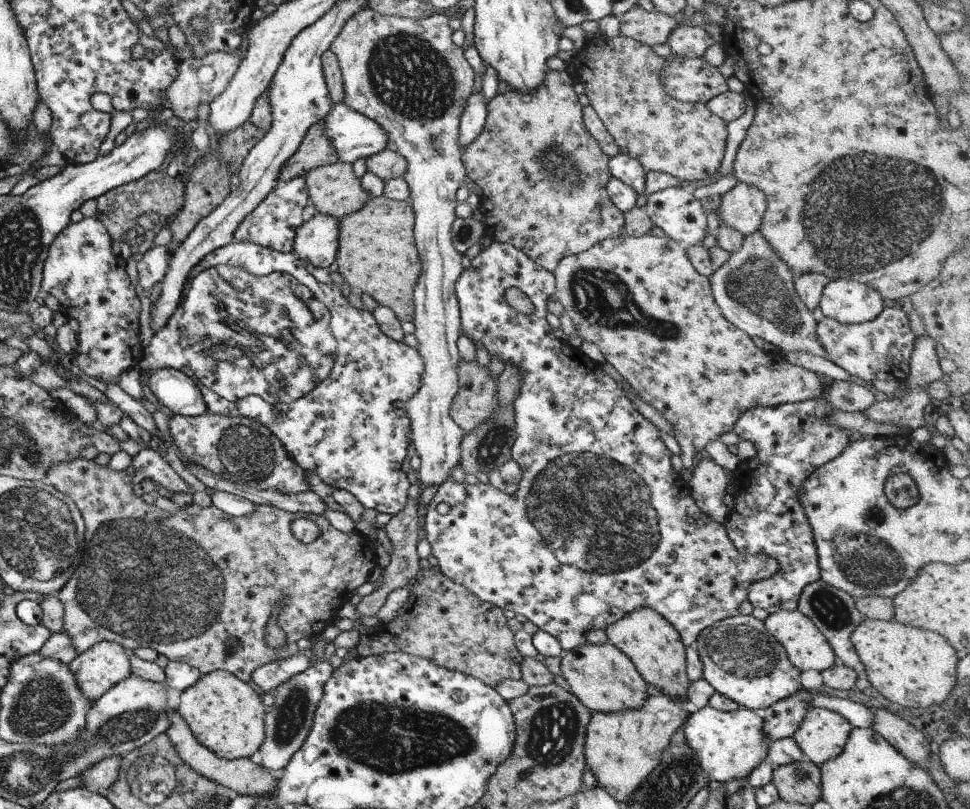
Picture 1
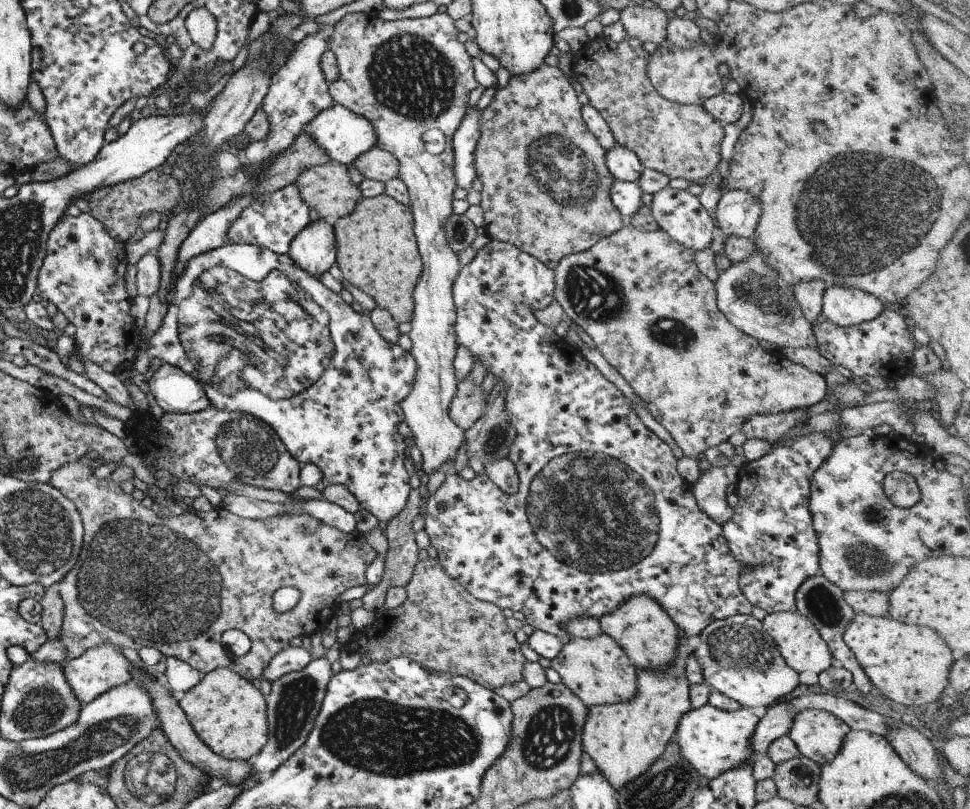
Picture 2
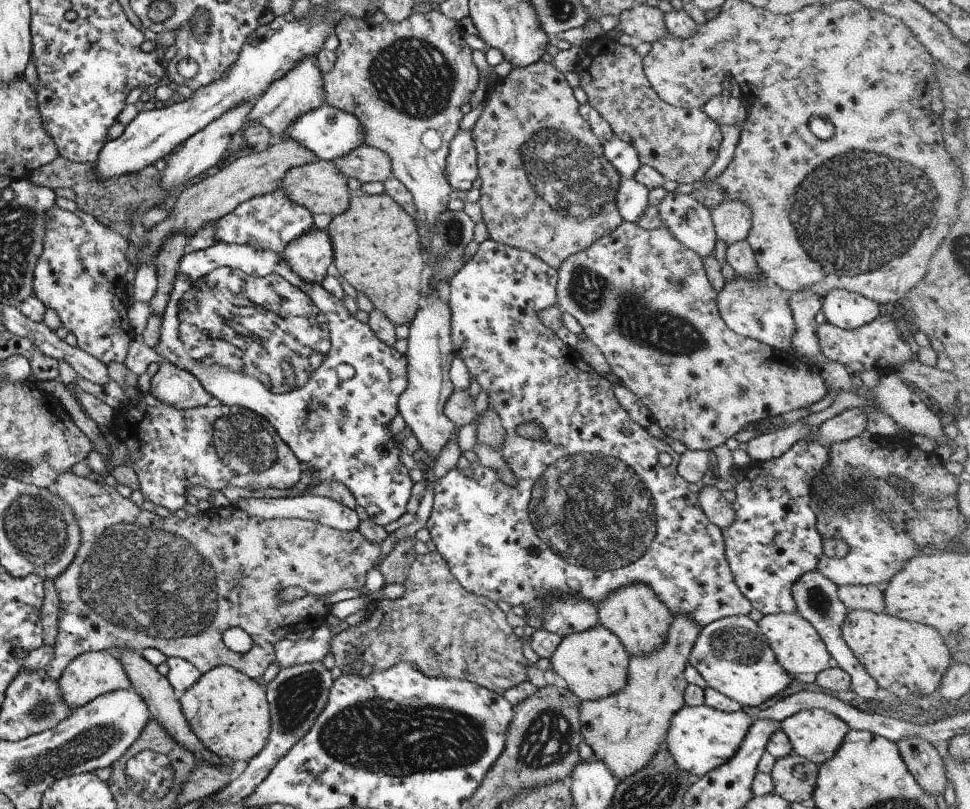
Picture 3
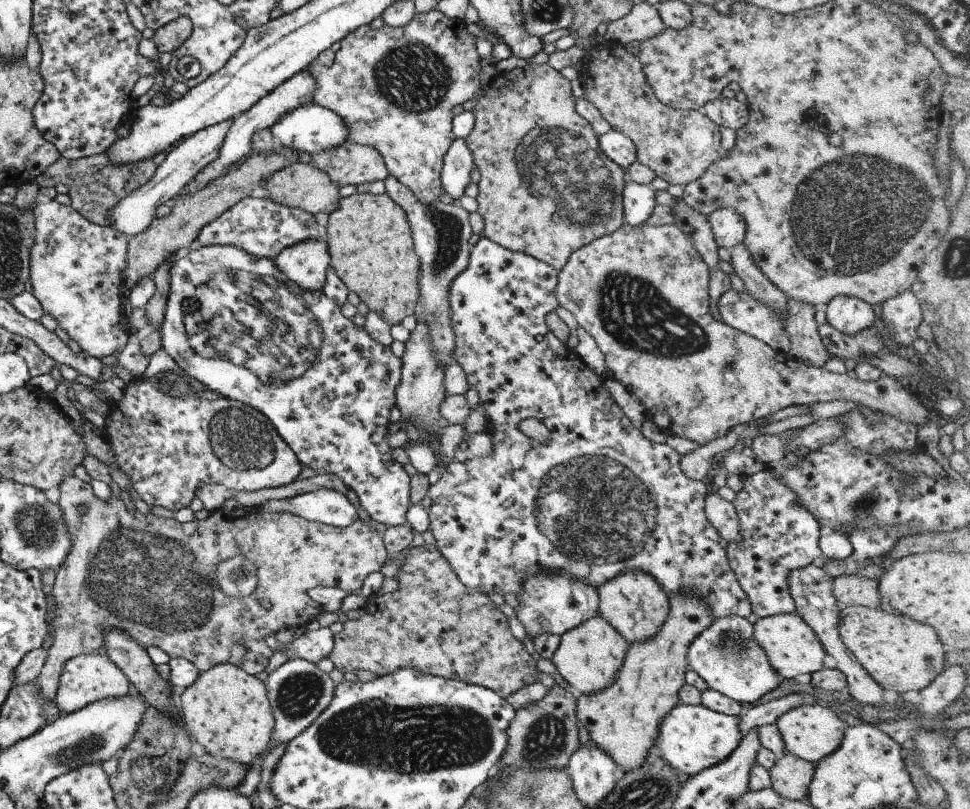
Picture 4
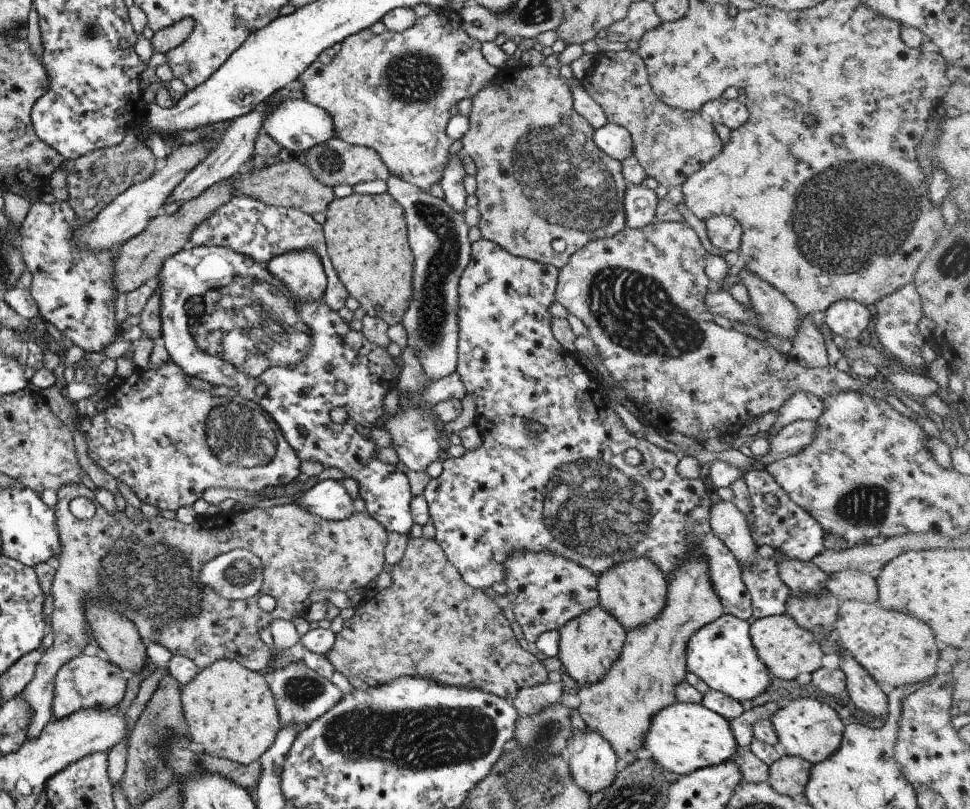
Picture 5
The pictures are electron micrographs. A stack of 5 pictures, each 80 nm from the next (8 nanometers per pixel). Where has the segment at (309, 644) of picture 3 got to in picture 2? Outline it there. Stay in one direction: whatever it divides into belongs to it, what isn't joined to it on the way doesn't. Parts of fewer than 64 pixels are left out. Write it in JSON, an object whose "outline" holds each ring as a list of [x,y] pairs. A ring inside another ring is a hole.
{"outline":[[[307,644],[299,648],[285,646],[283,650],[279,650],[275,654],[268,666],[265,666],[259,680],[263,678],[263,680],[269,680],[271,683],[283,674],[301,670],[312,660],[310,654],[311,648]]]}

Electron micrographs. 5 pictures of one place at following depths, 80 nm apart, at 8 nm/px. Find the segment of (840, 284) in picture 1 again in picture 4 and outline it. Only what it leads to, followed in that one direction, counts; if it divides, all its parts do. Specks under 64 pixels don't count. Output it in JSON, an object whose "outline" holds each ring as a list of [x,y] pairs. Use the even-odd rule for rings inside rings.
{"outline":[[[832,296],[822,309],[826,322],[846,335],[871,327],[875,318],[871,305],[854,296]]]}

